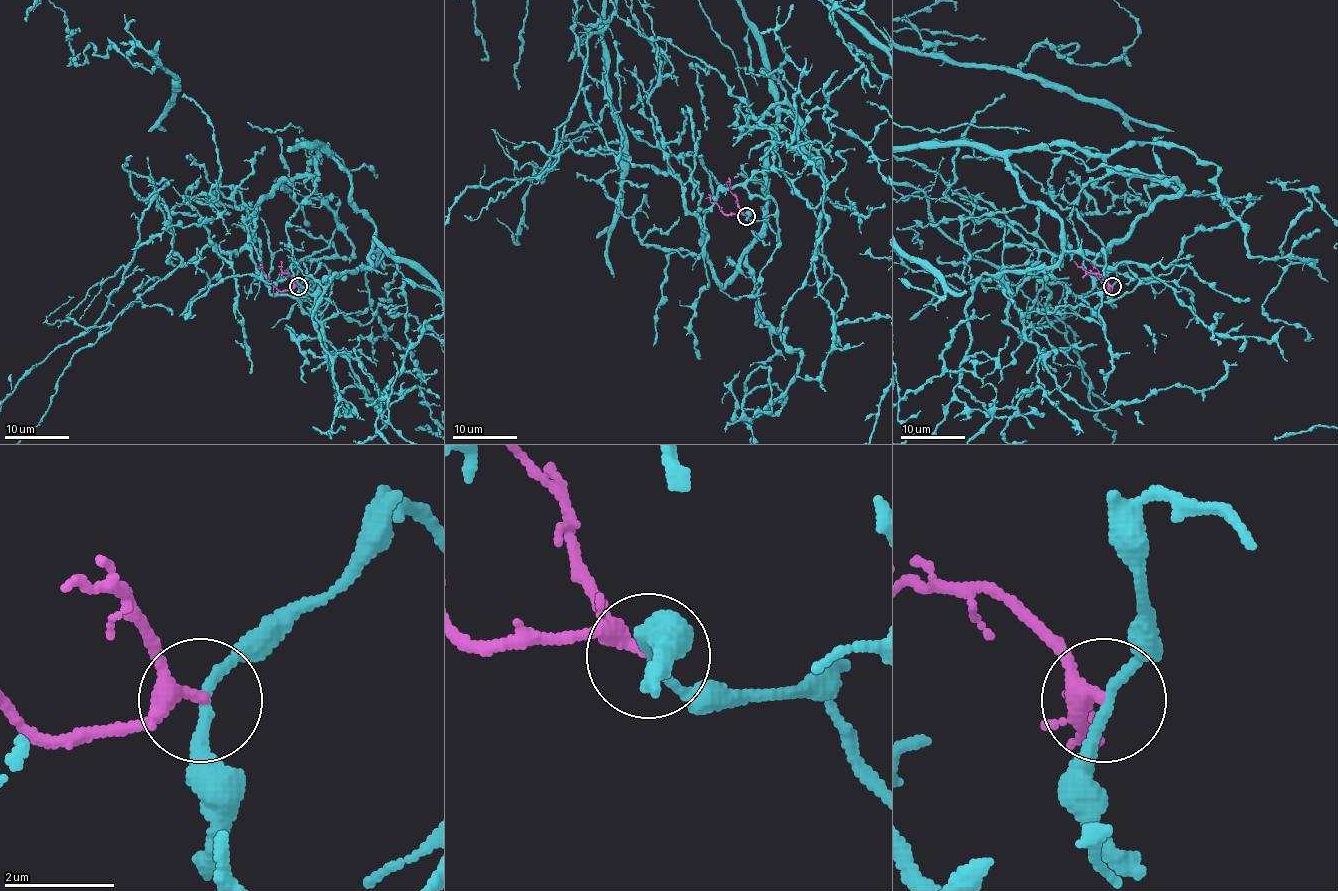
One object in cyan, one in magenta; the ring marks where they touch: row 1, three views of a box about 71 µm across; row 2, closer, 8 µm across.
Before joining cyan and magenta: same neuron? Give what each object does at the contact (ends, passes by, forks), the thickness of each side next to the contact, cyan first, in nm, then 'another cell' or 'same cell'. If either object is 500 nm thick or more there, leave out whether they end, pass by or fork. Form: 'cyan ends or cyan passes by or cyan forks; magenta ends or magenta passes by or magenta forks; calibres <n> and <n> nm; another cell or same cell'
cyan passes by; magenta passes by; calibres 180 and 240 nm; another cell

